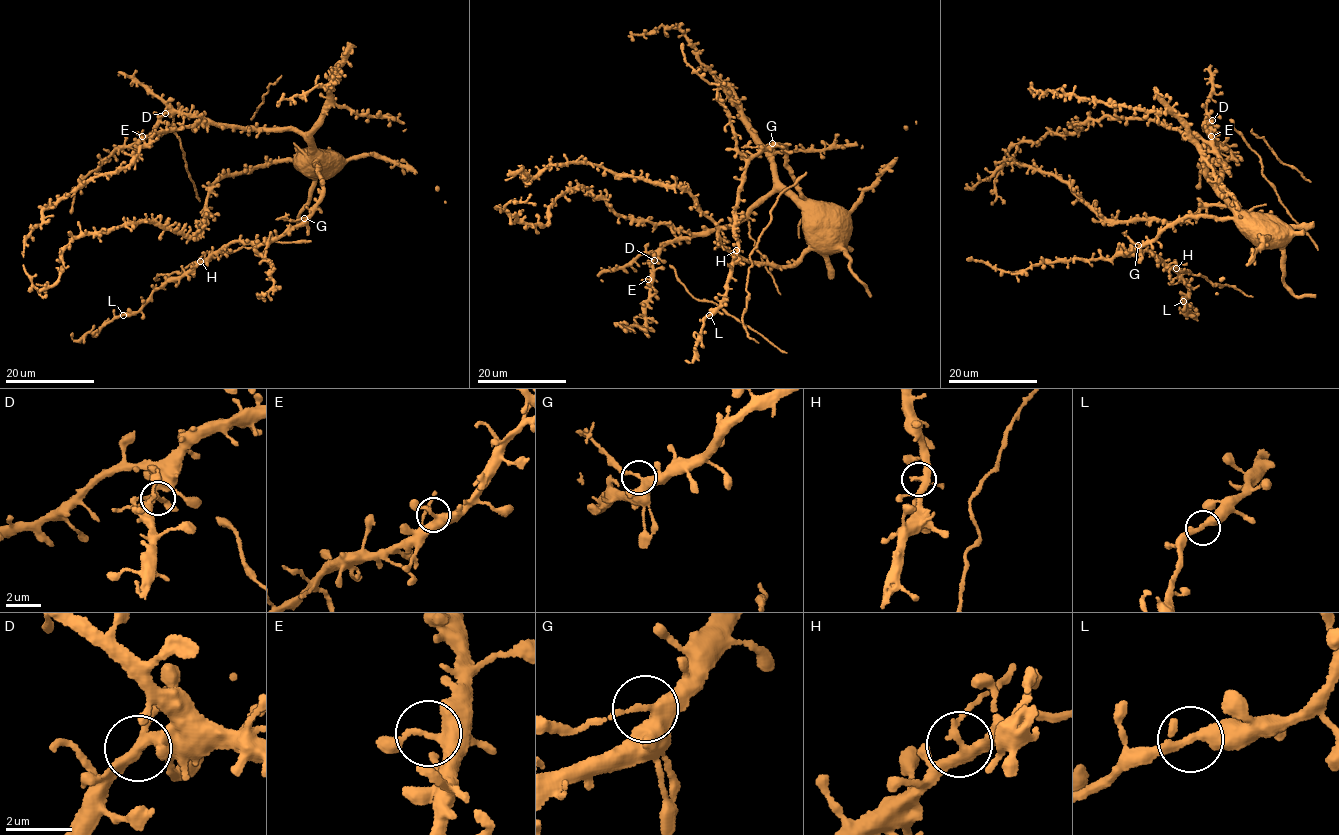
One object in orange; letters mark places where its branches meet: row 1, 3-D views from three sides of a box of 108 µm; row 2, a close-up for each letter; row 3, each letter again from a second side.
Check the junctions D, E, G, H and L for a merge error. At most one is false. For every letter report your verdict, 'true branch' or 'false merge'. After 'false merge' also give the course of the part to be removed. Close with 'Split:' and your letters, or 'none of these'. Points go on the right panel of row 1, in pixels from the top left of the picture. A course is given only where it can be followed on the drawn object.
D: true branch
E: true branch
G: false merge; course (1138, 245), (1130, 241), (1125, 233)
H: true branch
L: true branch
Split: G

